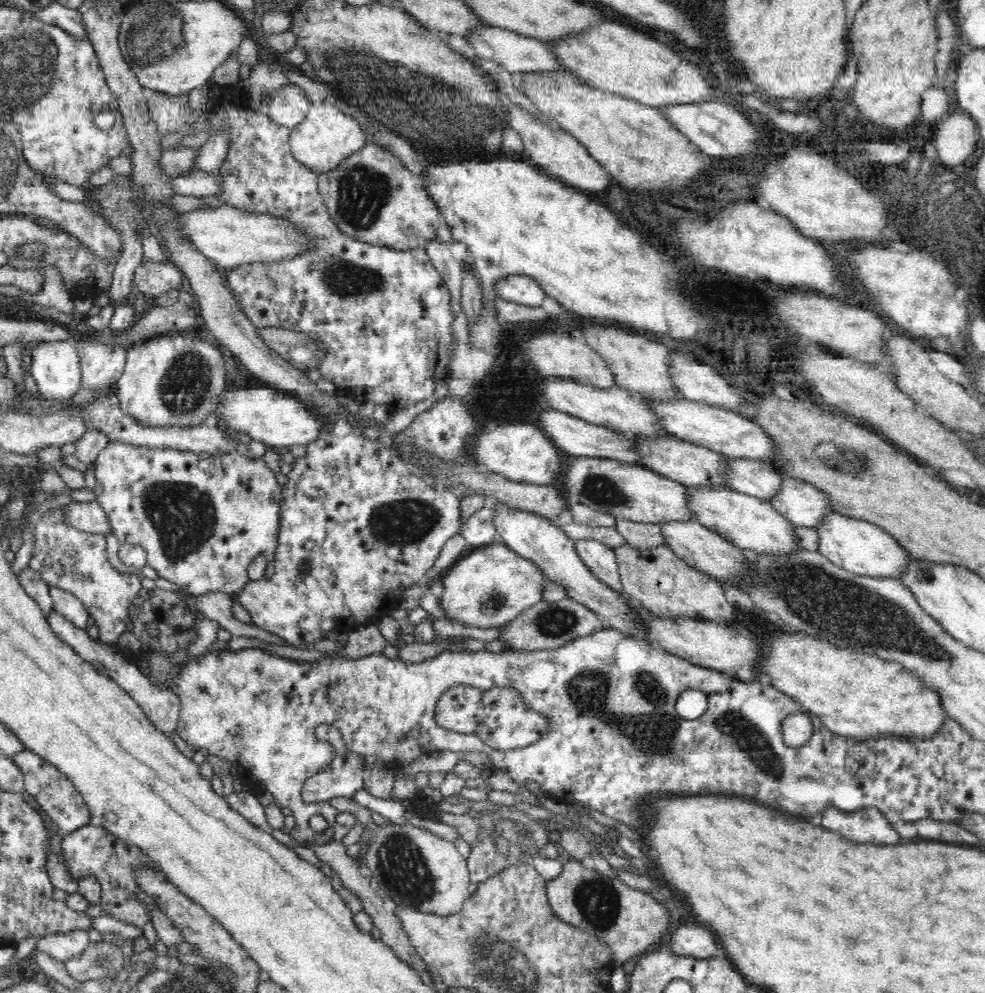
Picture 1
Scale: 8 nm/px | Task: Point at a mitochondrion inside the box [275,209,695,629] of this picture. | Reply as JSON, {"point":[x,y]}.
{"point":[406,522]}

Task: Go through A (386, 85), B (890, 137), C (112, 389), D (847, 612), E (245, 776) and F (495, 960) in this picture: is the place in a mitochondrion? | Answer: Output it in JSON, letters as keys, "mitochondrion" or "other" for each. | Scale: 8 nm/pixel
{"A":"mitochondrion","B":"other","C":"other","D":"mitochondrion","E":"other","F":"mitochondrion"}

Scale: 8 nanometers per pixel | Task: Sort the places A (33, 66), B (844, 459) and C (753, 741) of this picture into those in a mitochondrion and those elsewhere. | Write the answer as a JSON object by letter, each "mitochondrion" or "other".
{"A":"mitochondrion","B":"mitochondrion","C":"mitochondrion"}

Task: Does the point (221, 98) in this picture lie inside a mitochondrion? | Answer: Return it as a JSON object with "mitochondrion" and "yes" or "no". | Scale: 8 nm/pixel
{"mitochondrion":"no"}

